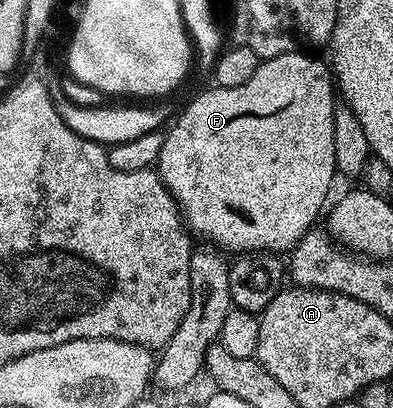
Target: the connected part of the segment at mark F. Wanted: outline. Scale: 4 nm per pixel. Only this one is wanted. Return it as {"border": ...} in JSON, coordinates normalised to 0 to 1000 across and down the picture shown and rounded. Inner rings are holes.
{"border":[[[779,125],[705,132],[695,142],[667,150],[654,162],[644,191],[634,191],[634,201],[580,216],[537,211],[529,225],[511,228],[458,284],[453,277],[443,287],[440,301],[433,306],[435,326],[427,321],[415,338],[399,419],[405,434],[415,439],[415,451],[430,463],[435,480],[453,500],[478,561],[499,581],[519,578],[527,586],[519,591],[545,593],[560,610],[588,623],[621,618],[730,623],[748,610],[779,569],[789,569],[794,559],[804,556],[809,539],[802,537],[809,534],[822,498],[827,498],[824,510],[835,498],[832,478],[842,471],[842,449],[858,441],[852,390],[847,387],[847,289],[858,262],[858,248],[852,248],[852,235],[858,245],[858,208],[840,164],[824,150],[819,157],[802,137],[809,135],[784,132]]]}

